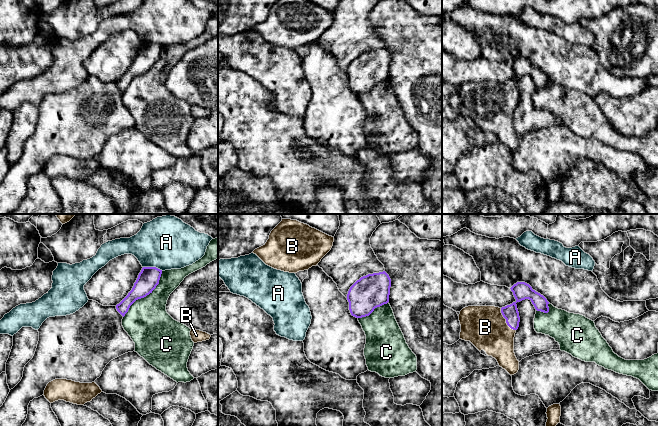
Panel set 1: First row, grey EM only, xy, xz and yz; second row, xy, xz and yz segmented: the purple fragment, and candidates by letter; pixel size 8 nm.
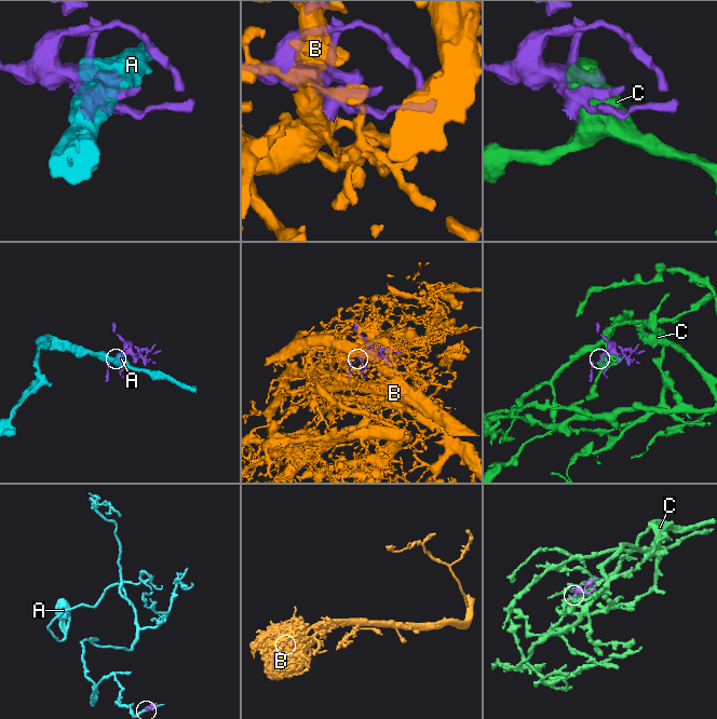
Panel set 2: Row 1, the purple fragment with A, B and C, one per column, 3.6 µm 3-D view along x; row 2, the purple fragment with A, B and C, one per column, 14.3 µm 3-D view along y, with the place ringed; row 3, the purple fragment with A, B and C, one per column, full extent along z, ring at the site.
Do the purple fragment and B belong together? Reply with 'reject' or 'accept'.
accept

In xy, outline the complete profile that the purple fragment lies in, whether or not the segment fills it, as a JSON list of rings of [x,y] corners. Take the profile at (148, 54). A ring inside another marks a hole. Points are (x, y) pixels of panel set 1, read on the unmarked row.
[[[143,43],[138,51],[132,66],[128,71],[116,81],[117,87],[124,93],[130,82],[138,75],[144,74],[156,64],[162,46],[156,43]]]

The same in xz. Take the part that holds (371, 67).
[[[383,47],[368,50],[357,56],[349,65],[347,76],[352,92],[369,92],[375,84],[389,78],[391,55]]]

